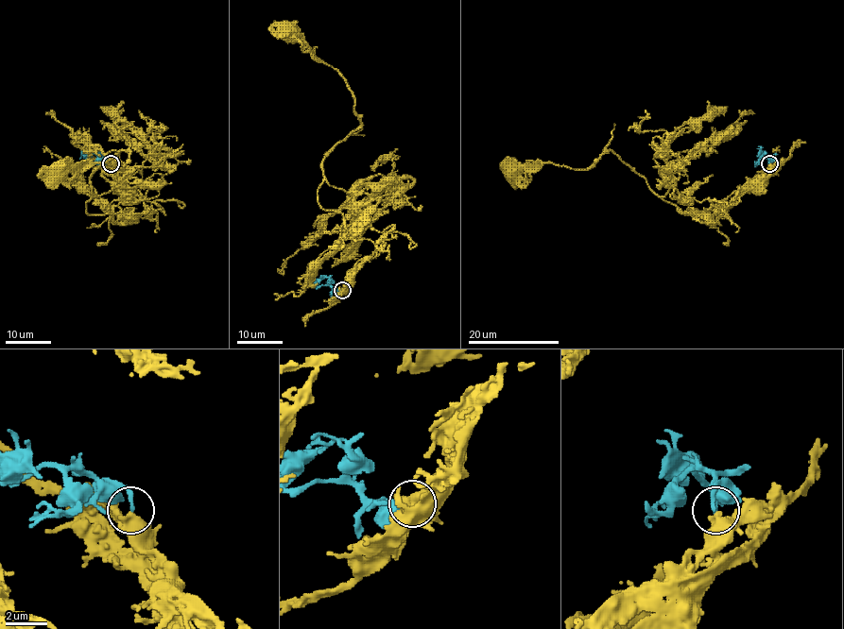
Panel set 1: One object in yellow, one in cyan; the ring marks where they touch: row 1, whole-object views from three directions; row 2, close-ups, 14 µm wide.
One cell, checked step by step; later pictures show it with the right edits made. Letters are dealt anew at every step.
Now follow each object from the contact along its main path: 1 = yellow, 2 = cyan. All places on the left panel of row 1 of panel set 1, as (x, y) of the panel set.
1: (111, 163), (148, 216), (119, 224), (87, 212), (90, 177), (126, 151), (123, 169), (82, 162), (59, 175)
2: (111, 163), (110, 159), (98, 154), (88, 157), (84, 146)

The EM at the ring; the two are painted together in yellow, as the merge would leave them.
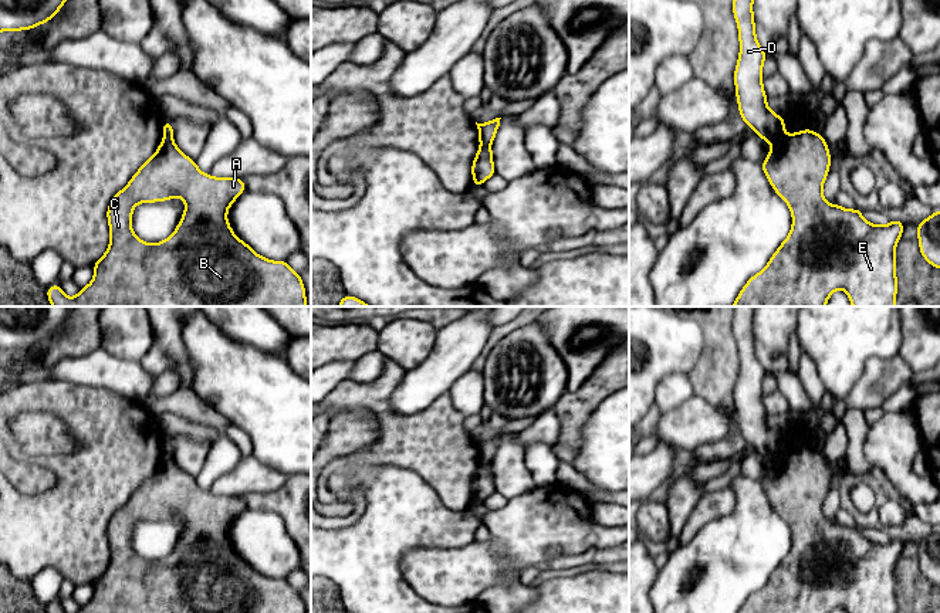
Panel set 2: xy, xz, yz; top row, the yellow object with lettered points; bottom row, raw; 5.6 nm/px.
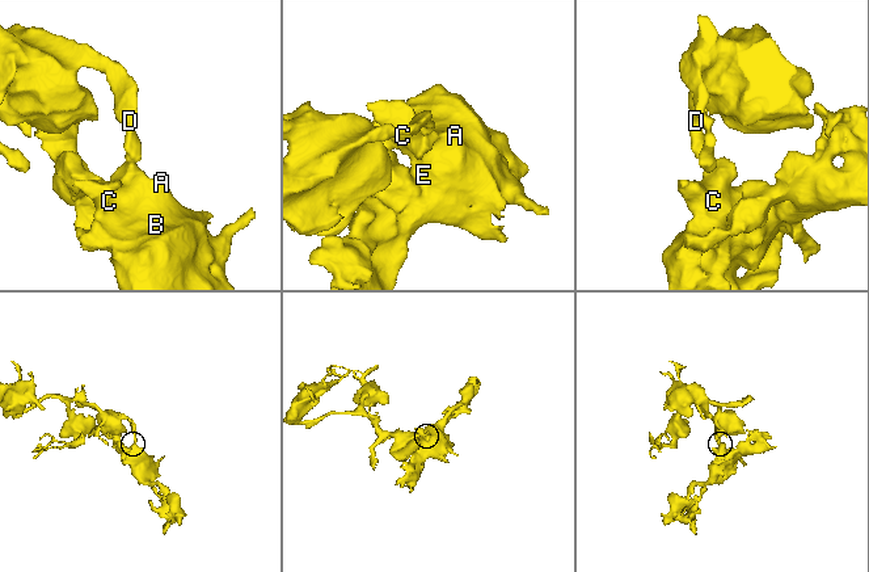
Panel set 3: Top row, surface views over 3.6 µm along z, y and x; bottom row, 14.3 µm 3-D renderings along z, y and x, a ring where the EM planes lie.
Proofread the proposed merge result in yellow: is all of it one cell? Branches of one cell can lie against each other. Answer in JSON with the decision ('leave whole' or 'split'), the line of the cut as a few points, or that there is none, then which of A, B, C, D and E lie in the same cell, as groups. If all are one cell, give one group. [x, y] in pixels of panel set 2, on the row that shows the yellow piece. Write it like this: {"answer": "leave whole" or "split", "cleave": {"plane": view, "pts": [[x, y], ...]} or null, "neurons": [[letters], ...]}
{"answer": "split", "cleave": {"plane": "yz", "pts": [[787, 136], [773, 146]]}, "neurons": [["A", "B", "C", "E"], ["D"]]}

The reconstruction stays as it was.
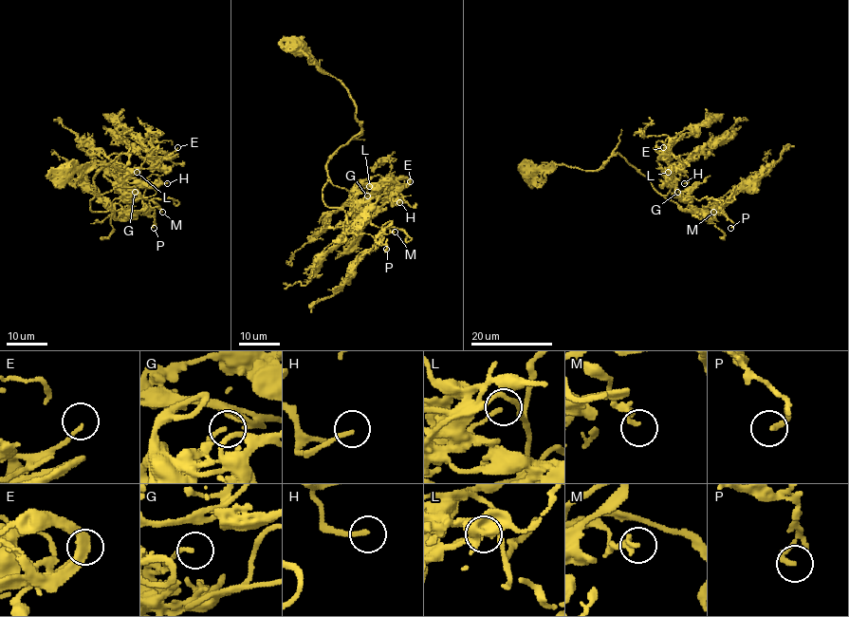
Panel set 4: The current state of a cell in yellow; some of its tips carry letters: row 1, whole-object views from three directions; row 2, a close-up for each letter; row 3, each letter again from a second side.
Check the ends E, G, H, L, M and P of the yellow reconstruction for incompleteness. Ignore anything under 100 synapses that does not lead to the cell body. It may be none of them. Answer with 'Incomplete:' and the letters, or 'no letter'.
Incomplete: H

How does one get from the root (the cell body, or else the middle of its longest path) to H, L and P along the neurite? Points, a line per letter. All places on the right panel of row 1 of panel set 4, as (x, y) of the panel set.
H: (528, 176), (551, 164), (598, 170), (619, 154), (662, 195), (679, 175), (688, 177), (684, 183)
L: (528, 176), (544, 171), (551, 164), (598, 170), (619, 154), (659, 193), (666, 195), (673, 181), (668, 172)
P: (528, 176), (551, 164), (598, 170), (619, 154), (683, 210), (710, 220), (724, 215), (730, 228)

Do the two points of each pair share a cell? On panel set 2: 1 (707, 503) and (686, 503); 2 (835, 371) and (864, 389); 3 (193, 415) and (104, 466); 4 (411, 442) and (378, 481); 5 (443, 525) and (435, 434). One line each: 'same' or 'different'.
1: different
2: different
3: different
4: different
5: different

